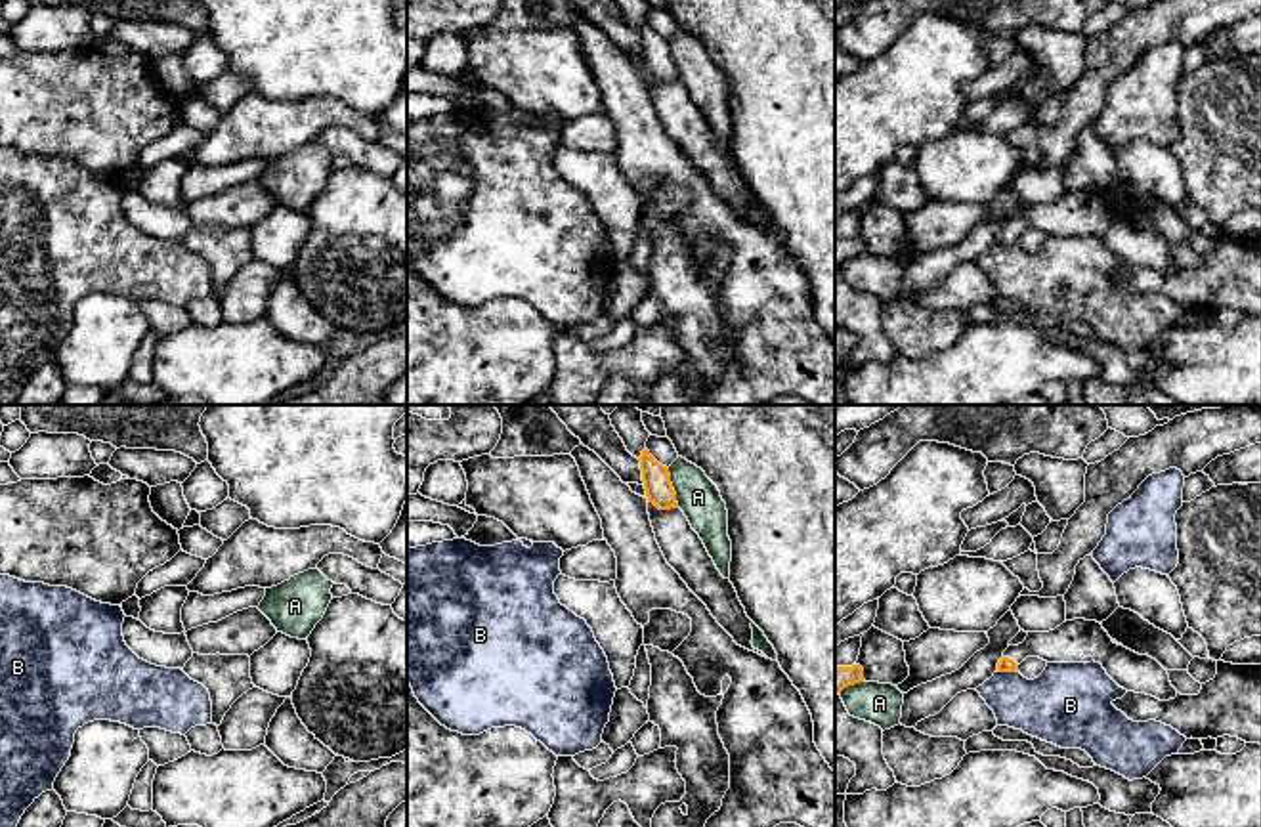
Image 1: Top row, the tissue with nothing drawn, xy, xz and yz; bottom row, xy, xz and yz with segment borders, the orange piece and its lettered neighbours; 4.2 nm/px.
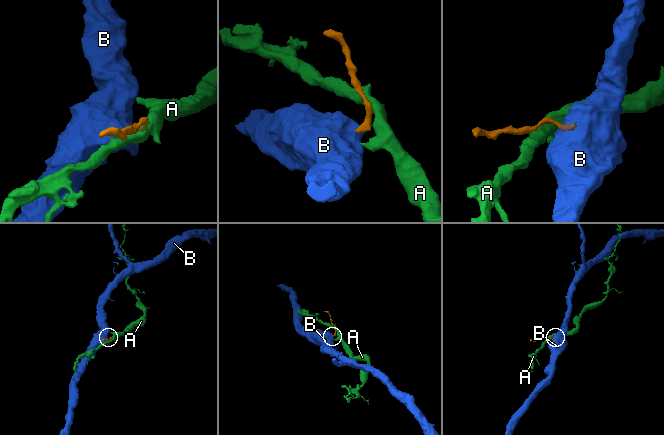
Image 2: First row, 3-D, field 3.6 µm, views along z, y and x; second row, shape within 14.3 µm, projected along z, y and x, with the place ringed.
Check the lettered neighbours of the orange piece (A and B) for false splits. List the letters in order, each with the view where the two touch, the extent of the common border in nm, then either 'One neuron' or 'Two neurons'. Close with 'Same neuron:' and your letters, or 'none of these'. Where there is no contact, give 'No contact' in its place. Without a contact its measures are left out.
A: Touches orange in xz. Shared border 170 nm. Two neurons
B: Touches orange in yz. Shared border 100 nm. Two neurons
Same neuron: none of these

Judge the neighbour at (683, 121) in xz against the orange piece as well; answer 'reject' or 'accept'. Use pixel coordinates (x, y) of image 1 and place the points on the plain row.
reject

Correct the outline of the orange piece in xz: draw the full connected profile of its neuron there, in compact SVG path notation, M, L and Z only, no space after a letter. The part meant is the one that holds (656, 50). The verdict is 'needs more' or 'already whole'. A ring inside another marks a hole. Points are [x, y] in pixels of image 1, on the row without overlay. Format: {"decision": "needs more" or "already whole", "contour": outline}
{"decision": "already whole", "contour": "M648 21L642 23L638 32L648 73L653 74L659 82L676 80L678 74L671 55L669 40L659 36Z"}

